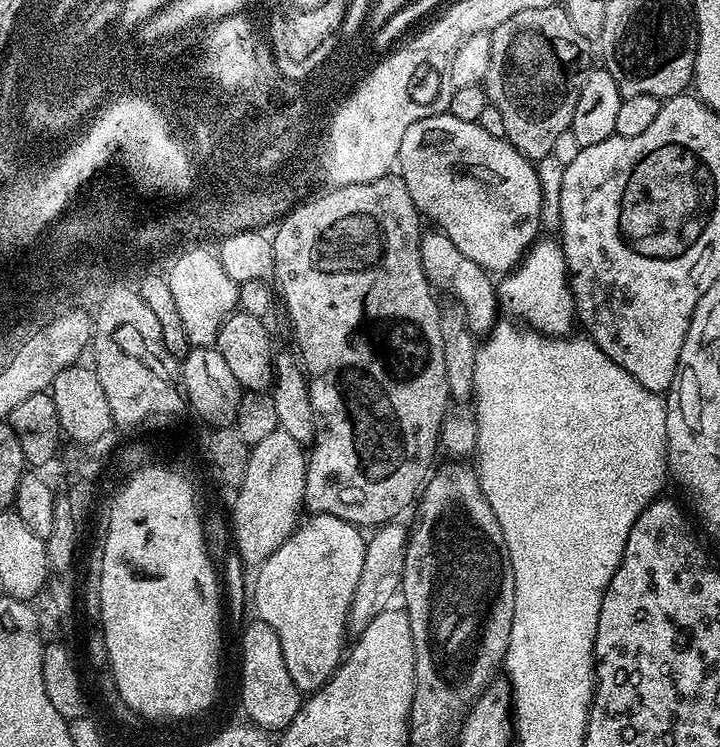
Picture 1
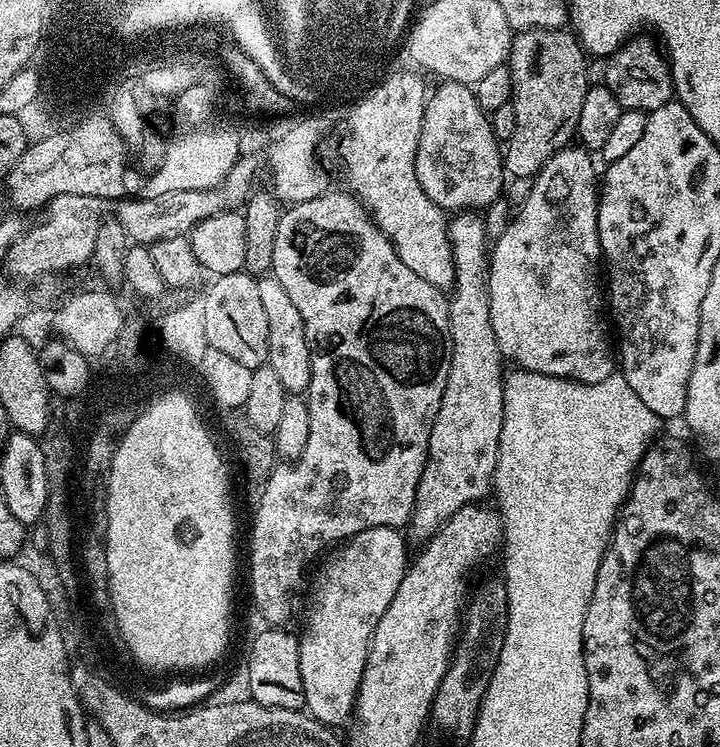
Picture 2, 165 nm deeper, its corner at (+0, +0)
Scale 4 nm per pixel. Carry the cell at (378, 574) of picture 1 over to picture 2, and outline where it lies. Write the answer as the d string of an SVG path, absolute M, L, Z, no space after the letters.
M461 210L448 222L448 237L452 243L454 264L454 282L447 297L452 357L450 374L446 378L446 390L442 390L442 402L438 406L438 414L430 430L428 461L418 482L418 490L414 498L410 529L412 528L413 538L420 540L419 542L426 542L458 510L462 510L467 504L483 501L483 496L493 491L492 479L498 462L498 442L502 438L506 361L498 350L494 326L490 322L488 301L490 236L488 240L488 232L484 229L484 220L480 216L483 215L472 210Z

